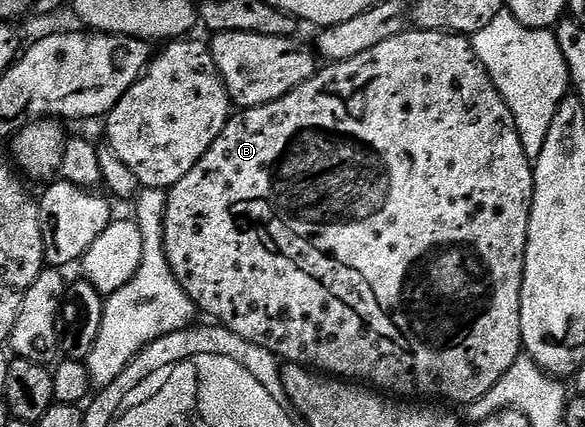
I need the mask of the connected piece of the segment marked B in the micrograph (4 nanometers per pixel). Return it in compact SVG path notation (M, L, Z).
M403 29L398 34L388 37L388 41L380 41L380 45L372 45L372 49L364 49L364 53L356 53L356 57L348 57L339 63L323 66L315 71L311 79L304 81L299 87L292 89L284 97L280 97L268 105L247 107L231 114L224 129L216 137L216 141L212 141L212 145L204 153L204 157L200 157L200 161L196 161L194 168L175 187L169 188L166 196L166 213L163 217L163 245L171 273L203 316L204 314L211 315L214 318L211 320L215 324L236 333L241 339L252 345L271 351L279 360L286 363L298 363L301 367L309 367L342 381L361 381L379 392L389 393L394 397L435 395L436 398L447 399L450 403L469 405L475 403L480 397L484 397L484 393L488 393L488 389L492 389L492 385L496 385L496 381L500 381L500 377L504 377L504 373L508 373L508 369L512 369L512 365L524 351L520 333L520 293L522 292L526 242L528 241L530 202L533 196L534 169L531 156L524 153L524 145L520 141L520 133L516 129L516 121L512 117L512 109L508 109L501 93L495 89L488 73L474 56L471 40L462 33Z

